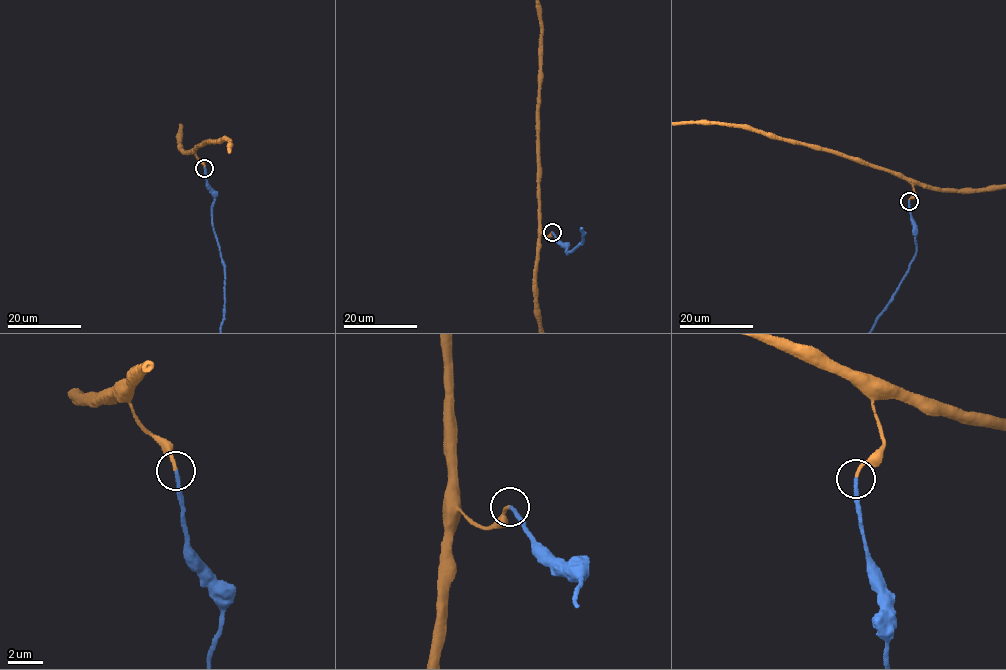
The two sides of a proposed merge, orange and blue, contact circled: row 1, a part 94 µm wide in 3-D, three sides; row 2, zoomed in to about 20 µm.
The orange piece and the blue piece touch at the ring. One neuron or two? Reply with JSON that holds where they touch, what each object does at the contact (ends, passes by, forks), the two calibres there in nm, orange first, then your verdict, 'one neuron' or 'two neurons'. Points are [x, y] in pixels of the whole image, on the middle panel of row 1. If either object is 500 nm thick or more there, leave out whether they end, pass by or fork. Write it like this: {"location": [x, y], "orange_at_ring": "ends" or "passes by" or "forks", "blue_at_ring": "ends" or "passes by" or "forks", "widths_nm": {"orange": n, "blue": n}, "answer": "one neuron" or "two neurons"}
{"location": [552, 232], "orange_at_ring": "ends", "blue_at_ring": "ends", "widths_nm": {"orange": 190, "blue": 220}, "answer": "one neuron"}

